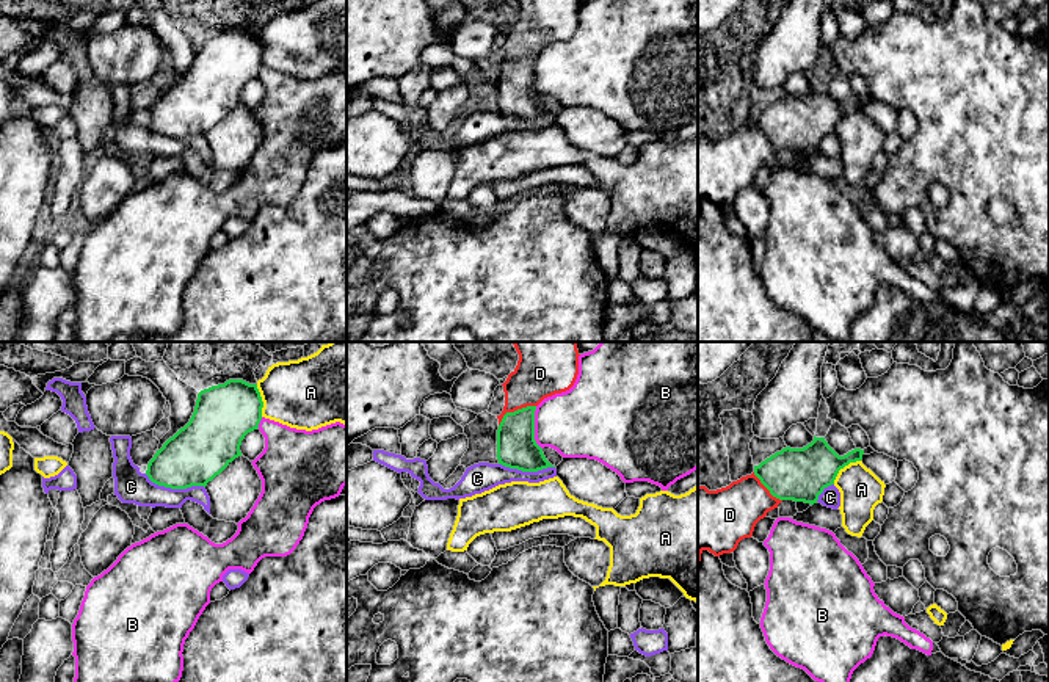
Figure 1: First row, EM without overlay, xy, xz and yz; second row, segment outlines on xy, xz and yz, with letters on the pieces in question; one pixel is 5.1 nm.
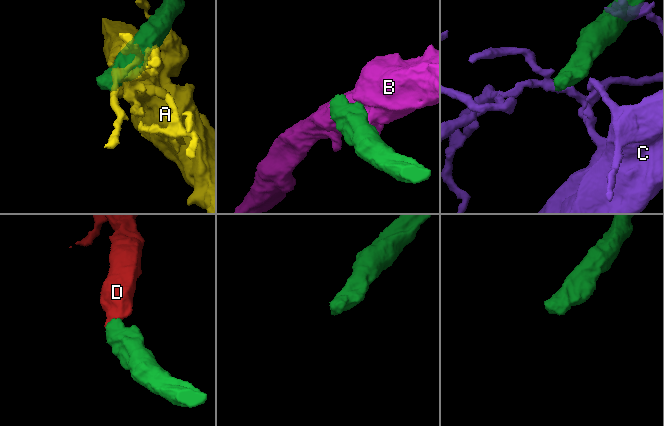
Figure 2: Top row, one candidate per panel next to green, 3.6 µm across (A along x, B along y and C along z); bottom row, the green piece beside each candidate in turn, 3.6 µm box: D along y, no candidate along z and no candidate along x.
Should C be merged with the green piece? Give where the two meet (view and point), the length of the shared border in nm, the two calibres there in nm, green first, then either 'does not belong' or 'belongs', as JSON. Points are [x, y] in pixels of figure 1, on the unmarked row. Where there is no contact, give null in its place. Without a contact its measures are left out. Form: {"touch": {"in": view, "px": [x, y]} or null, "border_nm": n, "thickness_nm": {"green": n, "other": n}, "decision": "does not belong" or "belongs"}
{"touch": {"in": "xy", "px": [174, 137]}, "border_nm": 320, "thickness_nm": {"green": 300, "other": 170}, "decision": "does not belong"}

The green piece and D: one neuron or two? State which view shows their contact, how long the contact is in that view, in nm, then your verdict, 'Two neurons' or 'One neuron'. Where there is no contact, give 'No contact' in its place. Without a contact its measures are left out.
Touches green in xz. Shared border 220 nm. One neuron

